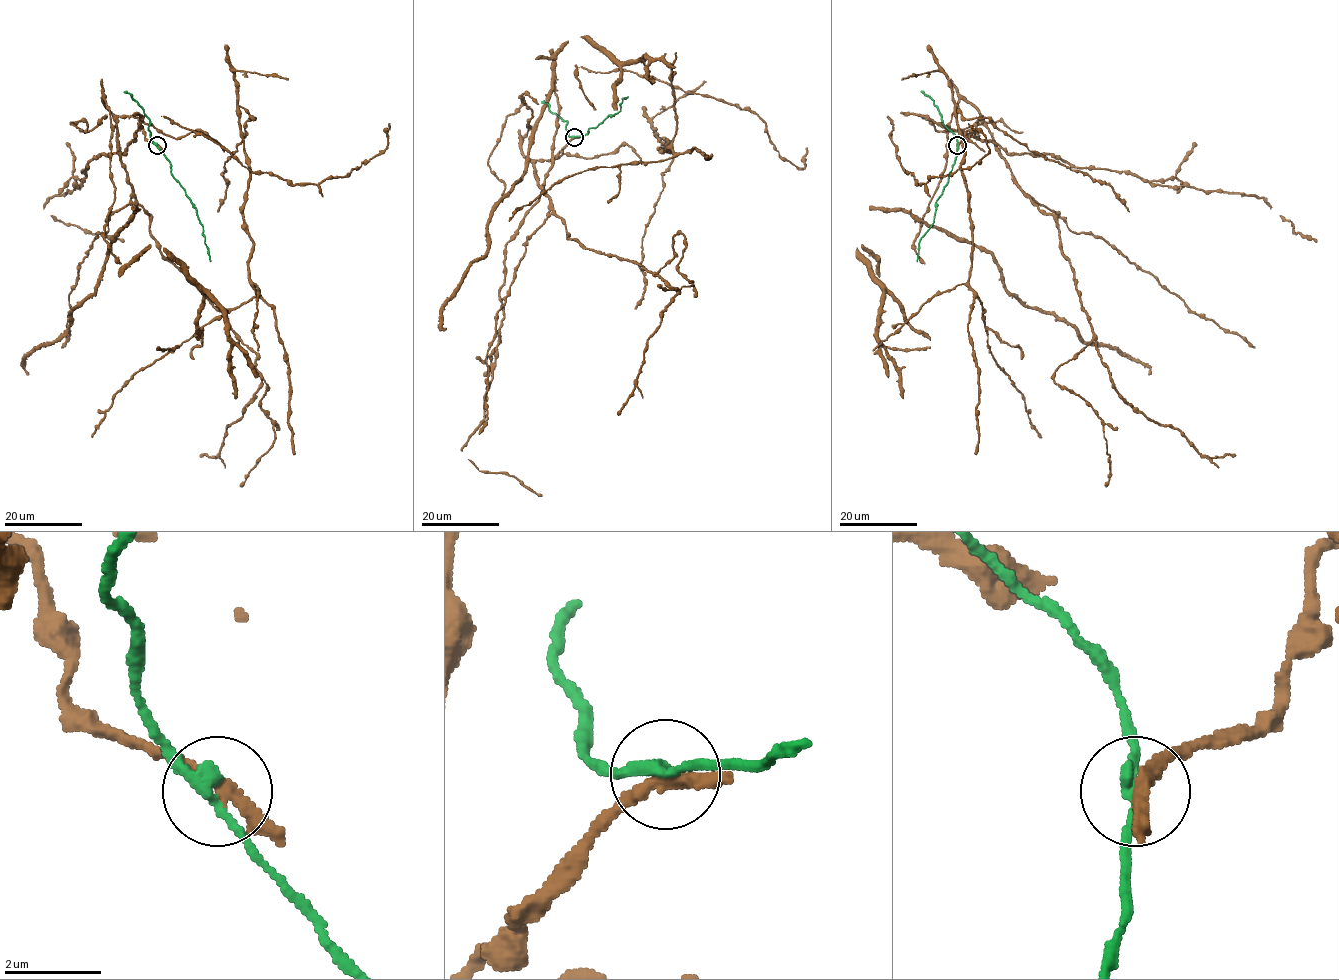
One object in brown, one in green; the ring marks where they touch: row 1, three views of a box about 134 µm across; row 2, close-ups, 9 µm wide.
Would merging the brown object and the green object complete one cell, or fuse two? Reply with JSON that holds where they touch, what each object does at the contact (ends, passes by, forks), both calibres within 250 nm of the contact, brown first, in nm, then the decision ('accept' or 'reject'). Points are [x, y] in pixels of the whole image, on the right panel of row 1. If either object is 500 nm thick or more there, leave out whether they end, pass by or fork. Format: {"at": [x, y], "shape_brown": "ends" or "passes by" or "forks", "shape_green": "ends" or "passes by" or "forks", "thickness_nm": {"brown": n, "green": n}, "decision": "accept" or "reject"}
{"at": [957, 145], "shape_brown": "passes by", "shape_green": "passes by", "thickness_nm": {"brown": 260, "green": 200}, "decision": "reject"}

